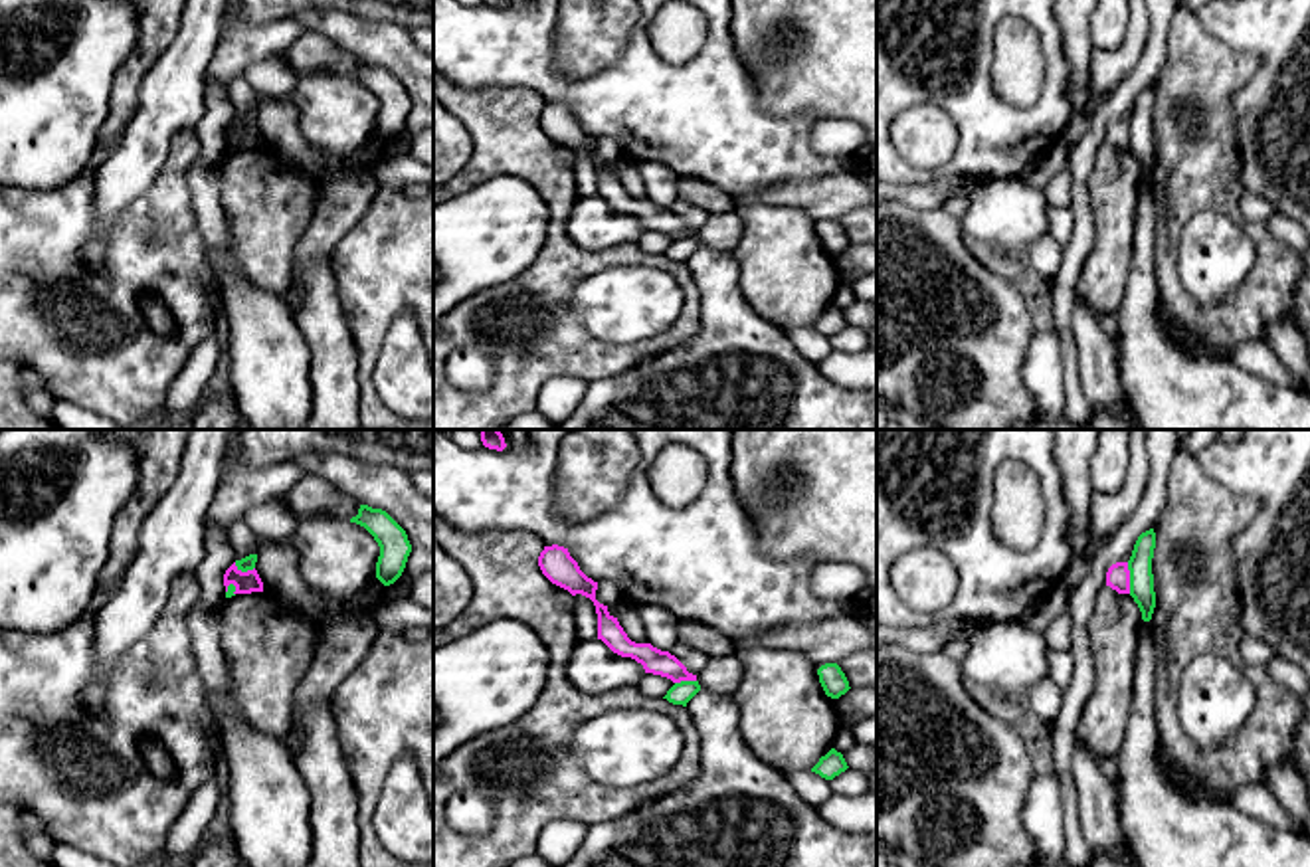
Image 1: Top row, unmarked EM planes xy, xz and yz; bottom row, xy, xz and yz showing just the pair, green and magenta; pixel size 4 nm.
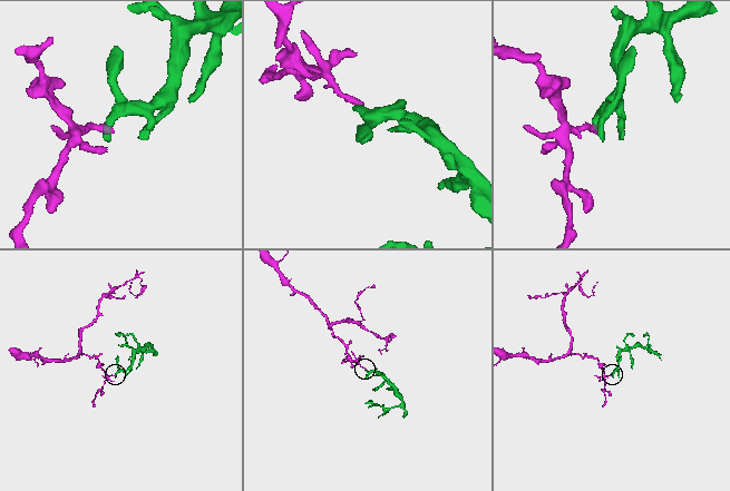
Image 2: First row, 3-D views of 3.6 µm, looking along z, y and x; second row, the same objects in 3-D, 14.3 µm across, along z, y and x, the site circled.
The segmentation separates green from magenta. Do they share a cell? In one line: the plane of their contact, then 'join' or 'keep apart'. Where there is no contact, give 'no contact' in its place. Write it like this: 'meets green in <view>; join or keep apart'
meets green in yz; keep apart

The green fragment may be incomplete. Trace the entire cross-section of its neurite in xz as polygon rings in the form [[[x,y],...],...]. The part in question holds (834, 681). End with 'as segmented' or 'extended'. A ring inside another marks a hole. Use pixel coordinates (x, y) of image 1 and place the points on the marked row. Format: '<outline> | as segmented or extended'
[[[837,663],[821,665],[817,669],[817,675],[819,675],[819,683],[825,695],[831,699],[839,699],[841,695],[845,695],[851,689],[845,673],[841,671]]] | as segmented

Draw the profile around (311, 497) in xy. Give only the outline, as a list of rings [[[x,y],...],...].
[[[305,475],[285,493],[285,501],[297,523],[311,517],[332,517],[350,523],[362,505],[358,499],[340,493],[334,485],[315,475]]]

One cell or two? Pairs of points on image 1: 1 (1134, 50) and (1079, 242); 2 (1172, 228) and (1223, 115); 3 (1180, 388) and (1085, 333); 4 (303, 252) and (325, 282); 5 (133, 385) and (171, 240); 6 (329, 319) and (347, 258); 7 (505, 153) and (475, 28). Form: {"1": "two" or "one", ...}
{"1": "two", "2": "one", "3": "two", "4": "two", "5": "one", "6": "two", "7": "two"}

